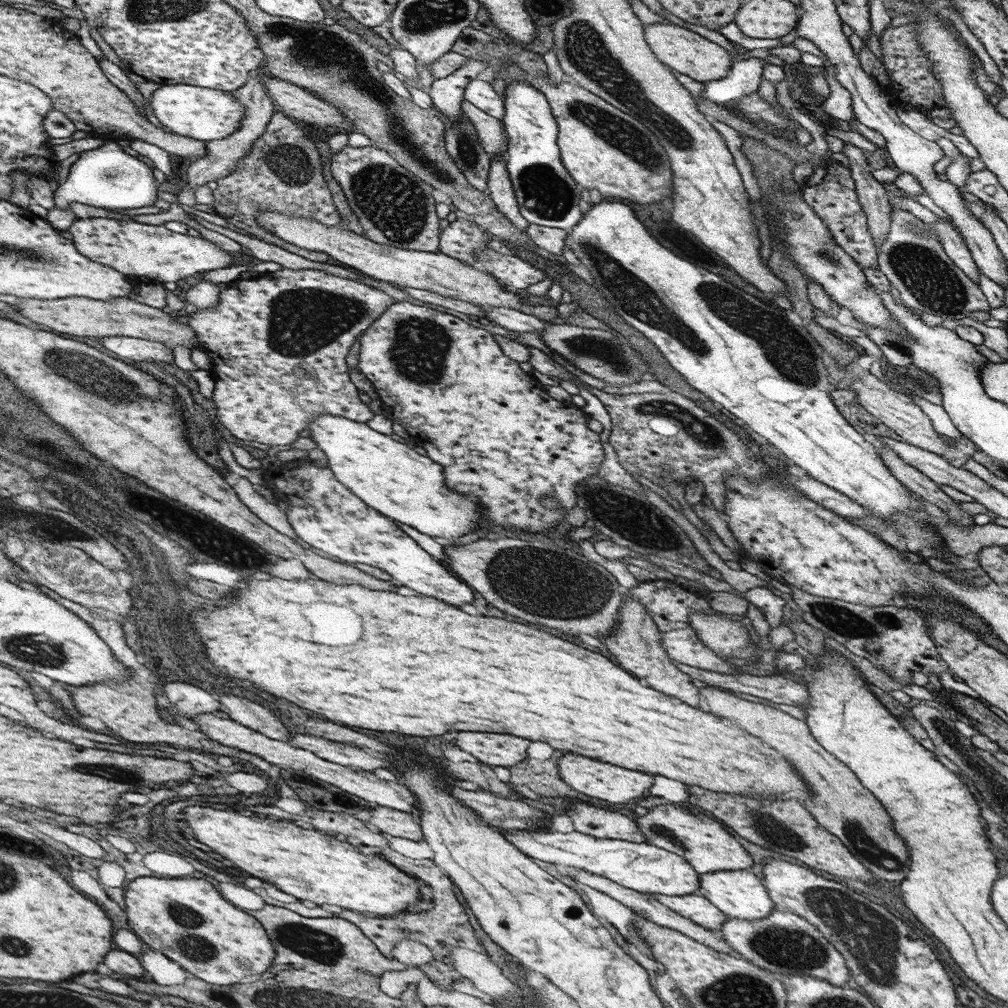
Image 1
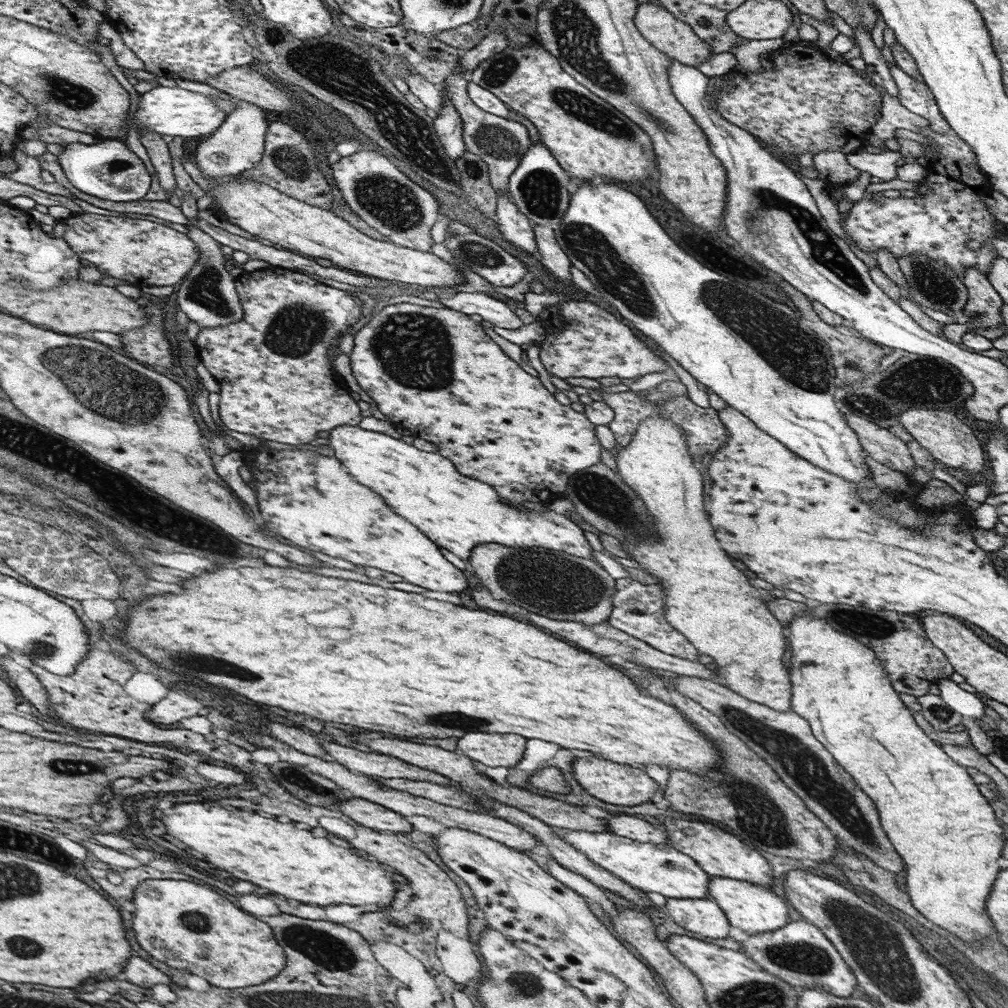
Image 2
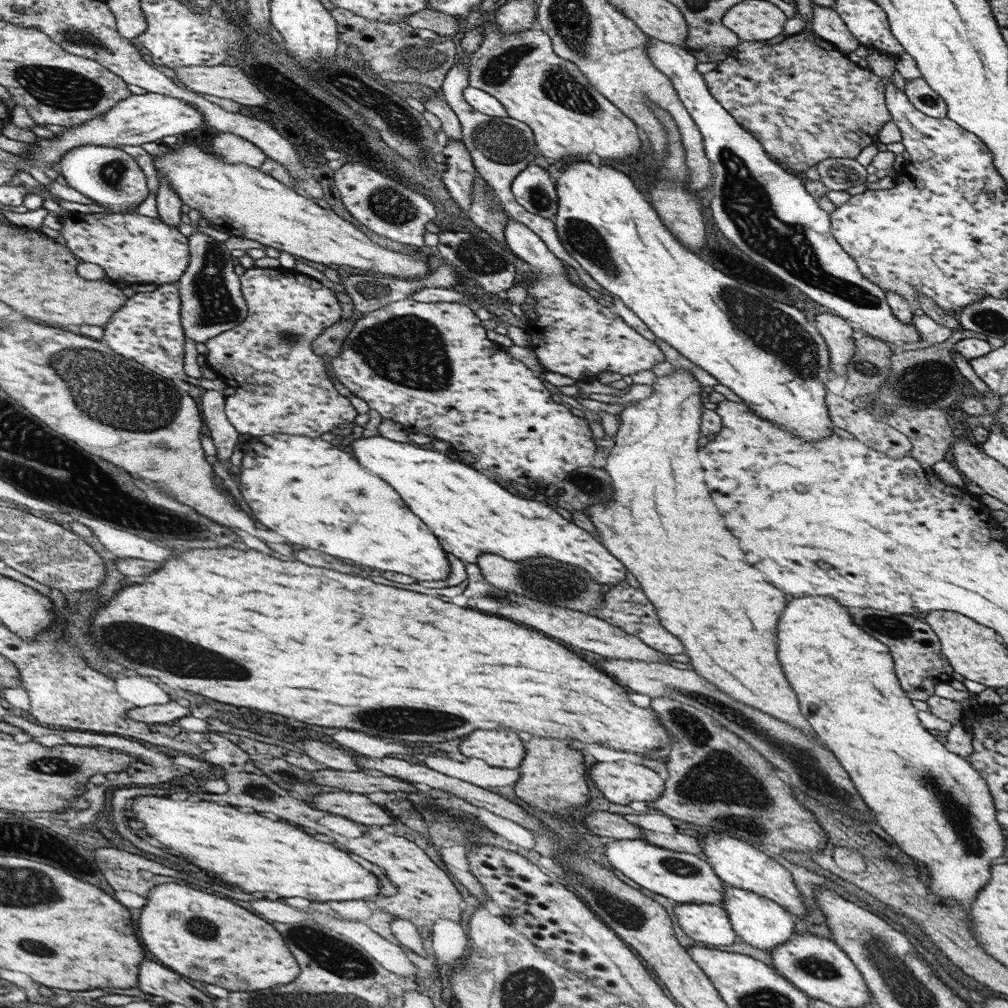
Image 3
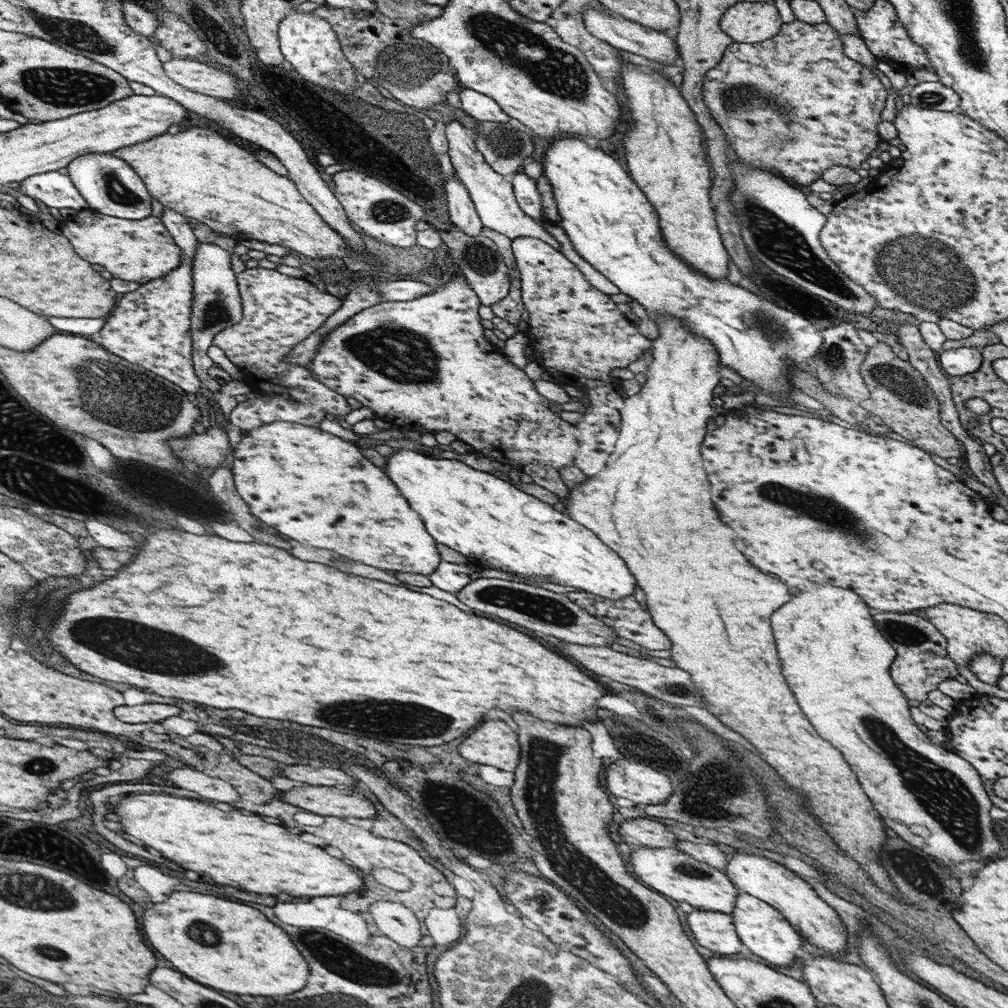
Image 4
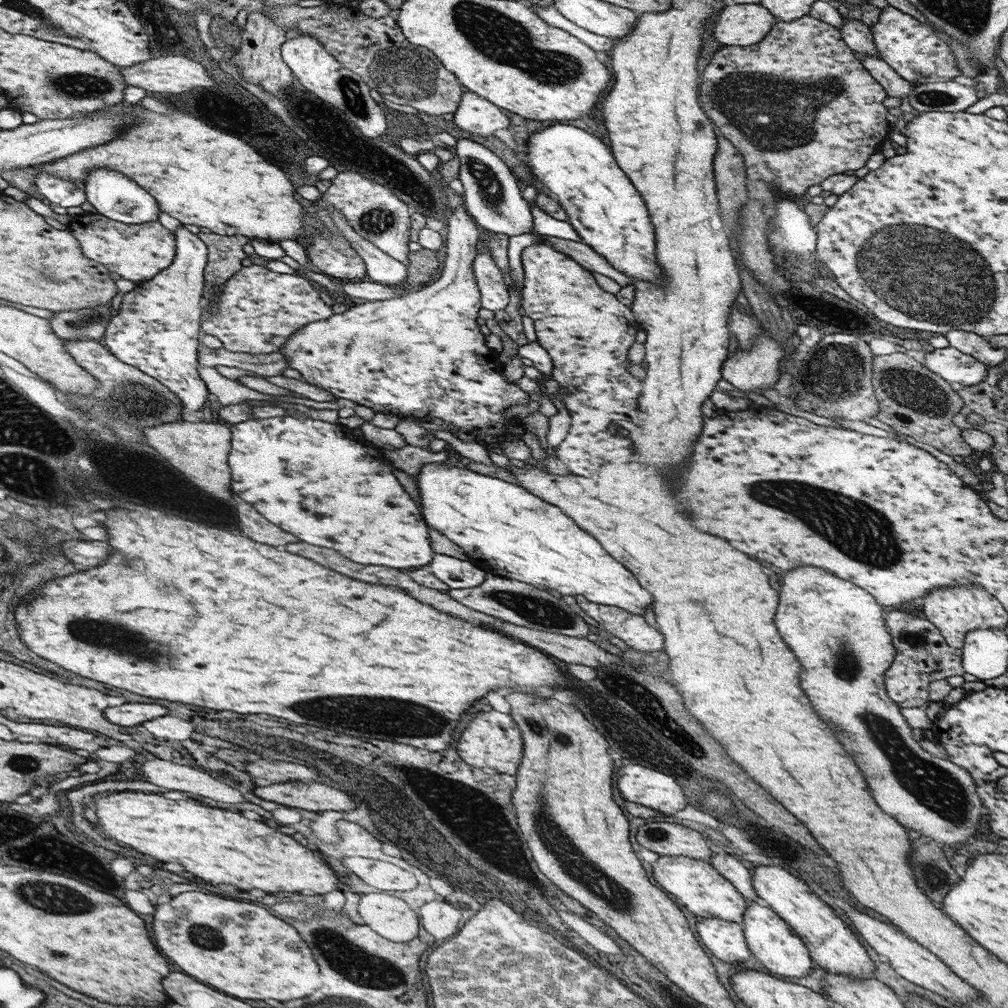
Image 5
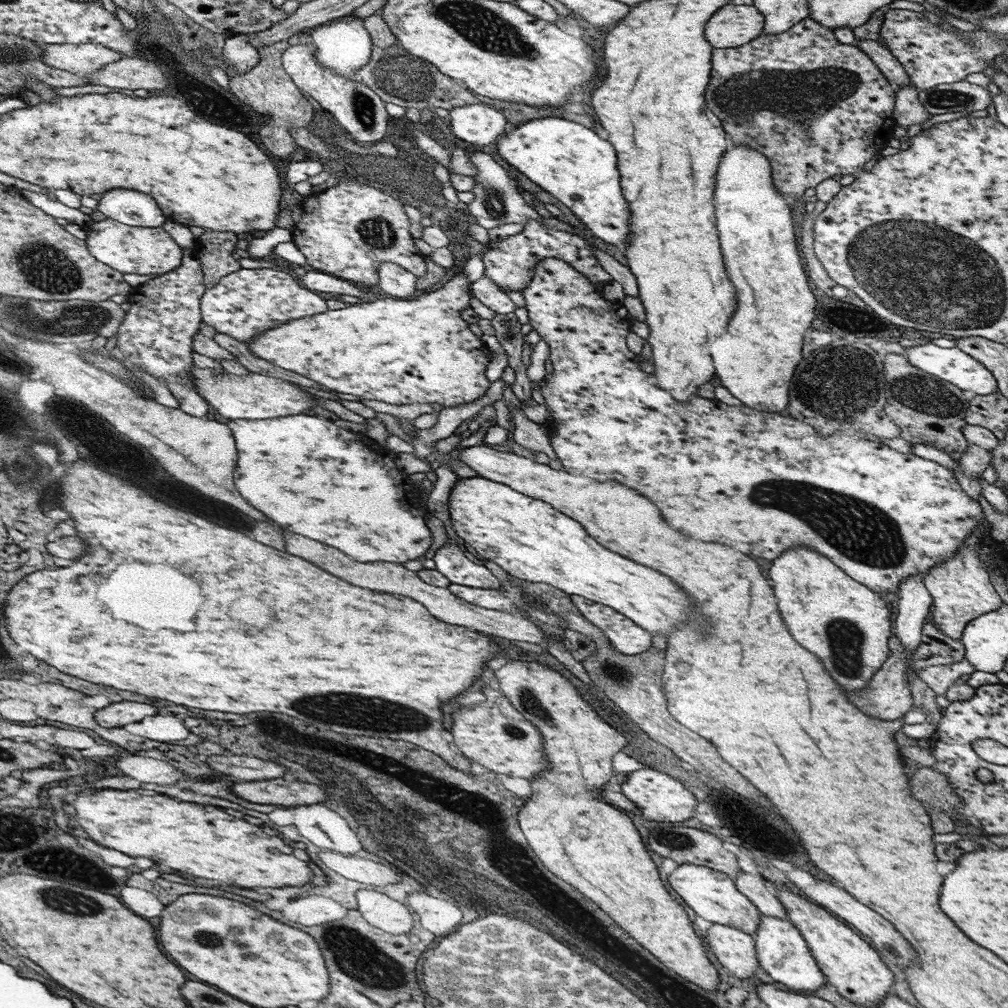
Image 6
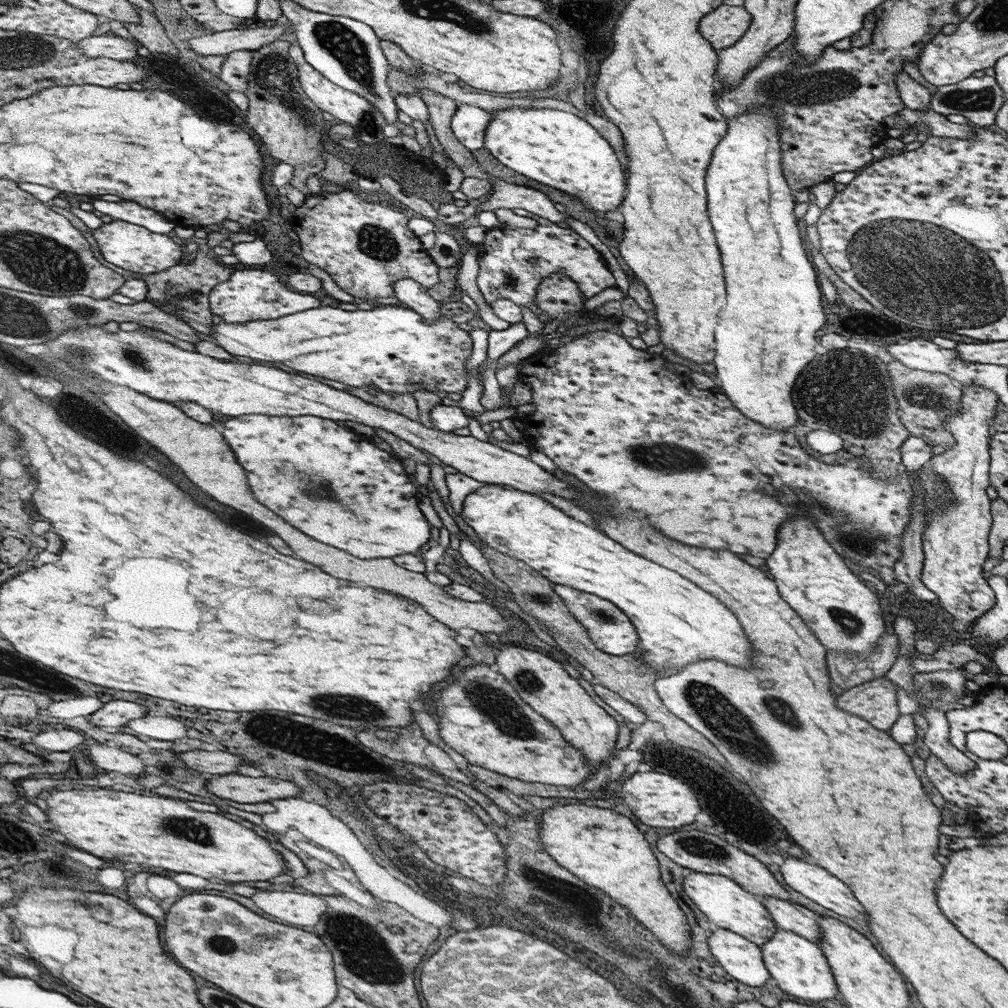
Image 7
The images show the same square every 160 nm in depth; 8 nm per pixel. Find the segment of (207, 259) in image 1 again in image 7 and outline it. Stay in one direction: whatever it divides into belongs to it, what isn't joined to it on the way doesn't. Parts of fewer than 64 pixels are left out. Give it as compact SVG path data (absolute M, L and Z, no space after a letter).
M114 219L111 222L102 223L100 228L93 229L92 232L102 258L130 272L139 274L162 272L167 268L175 267L178 260L182 258L182 250L174 242L174 238L168 238L165 234L156 234L137 224Z

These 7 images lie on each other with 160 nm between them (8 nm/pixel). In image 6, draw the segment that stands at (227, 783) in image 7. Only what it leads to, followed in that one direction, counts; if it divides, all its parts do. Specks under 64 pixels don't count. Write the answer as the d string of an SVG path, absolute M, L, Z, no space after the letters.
M288 778L246 781L246 784L234 784L234 794L254 804L276 804L276 806L308 806L328 800L328 792L316 784L308 782L290 782Z

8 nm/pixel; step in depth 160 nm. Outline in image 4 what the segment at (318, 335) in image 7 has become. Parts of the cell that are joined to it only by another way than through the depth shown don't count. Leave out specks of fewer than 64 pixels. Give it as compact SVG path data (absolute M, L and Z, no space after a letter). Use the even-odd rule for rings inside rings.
M456 172L451 178L446 178L445 191L447 194L449 218L453 224L460 228L462 234L468 234L468 236L480 234L483 223L480 220L470 193L466 191L463 182ZM456 273L455 275L456 277L452 281L448 281L448 283L437 288L432 294L427 294L426 296L416 298L416 300L409 300L408 302L384 300L380 304L362 310L352 316L352 318L349 318L342 326L338 326L333 332L327 334L325 340L317 348L315 357L309 364L313 376L320 380L320 382L328 385L328 388L335 389L336 392L344 396L355 398L364 406L372 408L376 416L391 422L393 426L402 428L410 434L418 432L421 429L430 430L433 433L438 431L451 432L456 437L456 440L466 442L466 444L470 445L474 449L475 455L519 469L526 467L528 464L546 464L552 466L557 471L564 467L570 467L574 463L574 459L576 459L578 444L582 440L579 428L564 421L558 414L554 414L550 410L550 402L534 388L534 382L524 374L524 369L518 368L506 356L500 356L500 352L494 350L494 346L484 336L484 328L480 324L478 308L480 308L481 300L479 299L479 295L467 283L463 274Z

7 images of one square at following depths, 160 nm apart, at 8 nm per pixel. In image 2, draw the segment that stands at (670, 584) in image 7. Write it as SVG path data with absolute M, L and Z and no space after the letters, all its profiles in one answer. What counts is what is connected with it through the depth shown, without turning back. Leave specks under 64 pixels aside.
M338 425L329 430L329 446L334 450L334 457L344 464L348 472L352 472L354 480L360 480L360 484L372 488L376 494L384 496L384 502L406 520L412 520L420 532L428 532L436 544L459 556L464 562L469 560L471 552L478 544L496 542L496 544L508 544L508 546L540 546L567 552L568 554L592 559L594 550L590 547L588 540L584 537L584 531L578 527L572 519L556 514L549 508L542 512L532 510L519 510L517 506L506 506L502 504L500 495L492 485L483 481L474 480L460 473L454 462L436 452L422 452L402 440L396 440L384 433L365 430L358 425Z

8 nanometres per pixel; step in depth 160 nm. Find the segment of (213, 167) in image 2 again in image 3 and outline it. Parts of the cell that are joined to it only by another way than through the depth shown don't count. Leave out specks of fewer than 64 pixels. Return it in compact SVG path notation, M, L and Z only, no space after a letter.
M218 133L211 140L210 151L230 164L247 164L259 168L268 158L265 152L247 138L234 133Z

